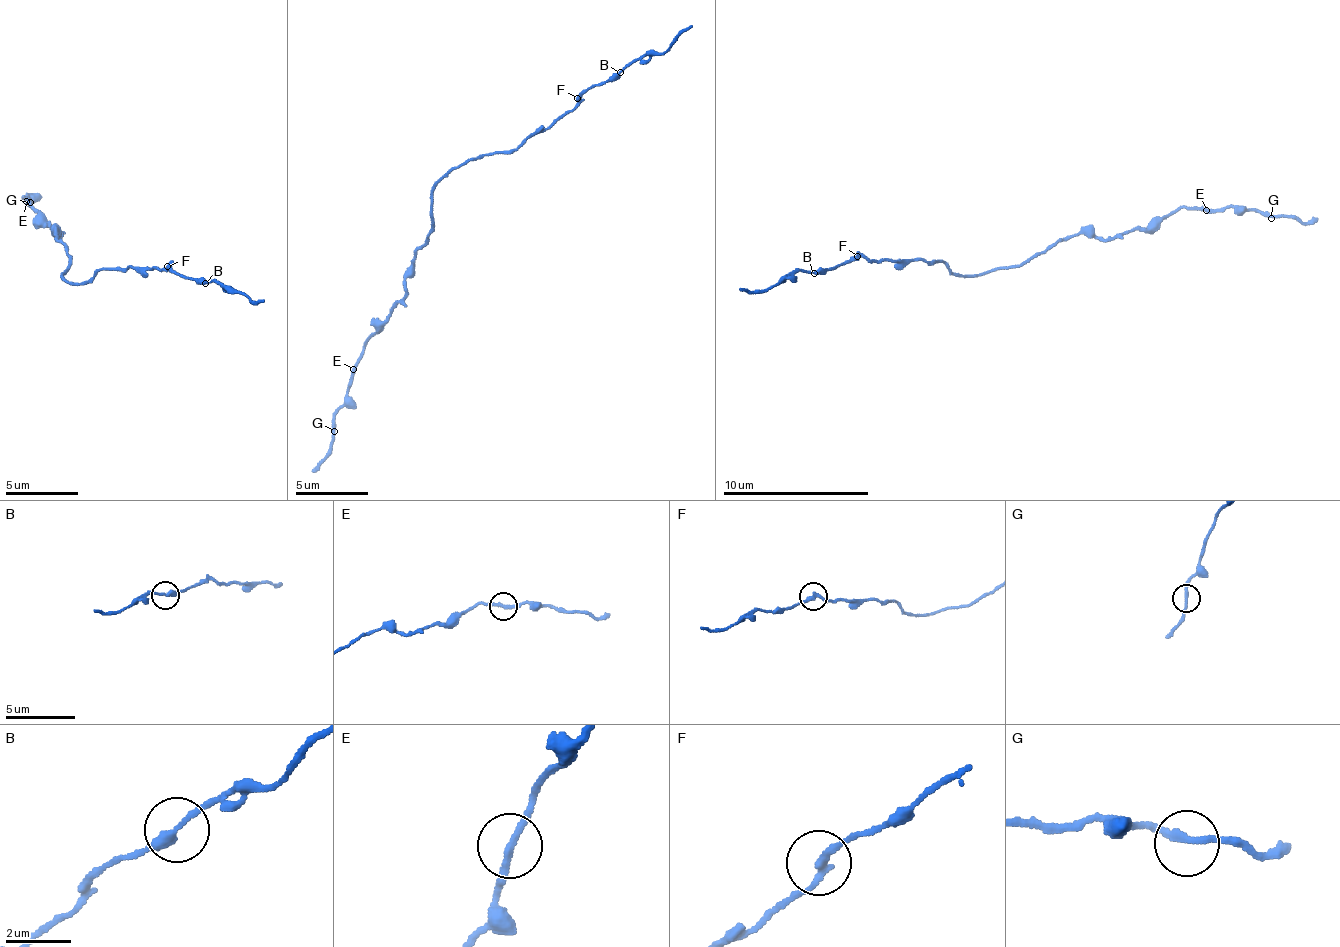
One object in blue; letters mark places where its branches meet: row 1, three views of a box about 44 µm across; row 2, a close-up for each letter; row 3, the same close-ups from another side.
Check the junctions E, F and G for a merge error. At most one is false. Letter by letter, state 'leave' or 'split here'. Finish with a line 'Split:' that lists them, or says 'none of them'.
E: leave
F: leave
G: leave
Split: none of them

